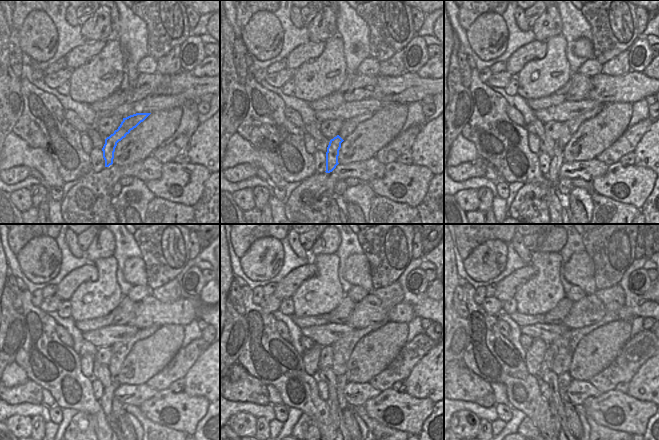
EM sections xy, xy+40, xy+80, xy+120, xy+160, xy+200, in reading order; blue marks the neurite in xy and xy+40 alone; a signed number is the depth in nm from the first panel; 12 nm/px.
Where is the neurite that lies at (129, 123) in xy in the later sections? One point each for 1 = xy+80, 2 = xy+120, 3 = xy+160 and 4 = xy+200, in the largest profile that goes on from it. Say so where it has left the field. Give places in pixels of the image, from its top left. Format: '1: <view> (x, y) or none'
1: xy+80 (557, 160)
2: xy+120 (106, 401)
3: xy+160 (331, 408)
4: xy+200 (554, 414)

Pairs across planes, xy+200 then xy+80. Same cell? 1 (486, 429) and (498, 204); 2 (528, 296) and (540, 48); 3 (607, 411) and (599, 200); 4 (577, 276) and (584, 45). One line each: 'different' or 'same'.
1: different
2: different
3: different
4: same

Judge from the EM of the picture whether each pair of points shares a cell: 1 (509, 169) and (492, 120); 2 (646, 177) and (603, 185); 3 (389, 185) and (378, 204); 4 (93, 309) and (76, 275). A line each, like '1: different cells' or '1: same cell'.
1: same cell
2: same cell
3: different cells
4: different cells

